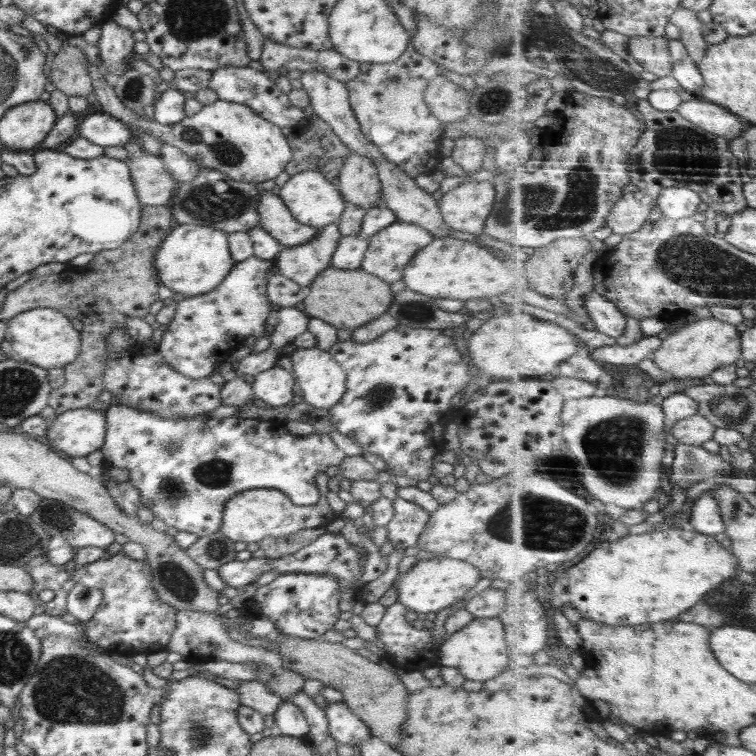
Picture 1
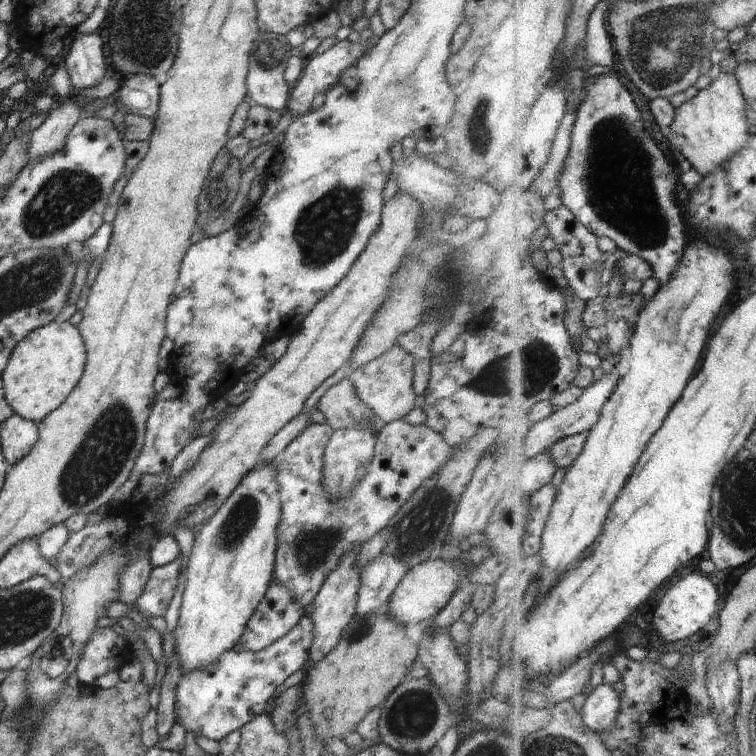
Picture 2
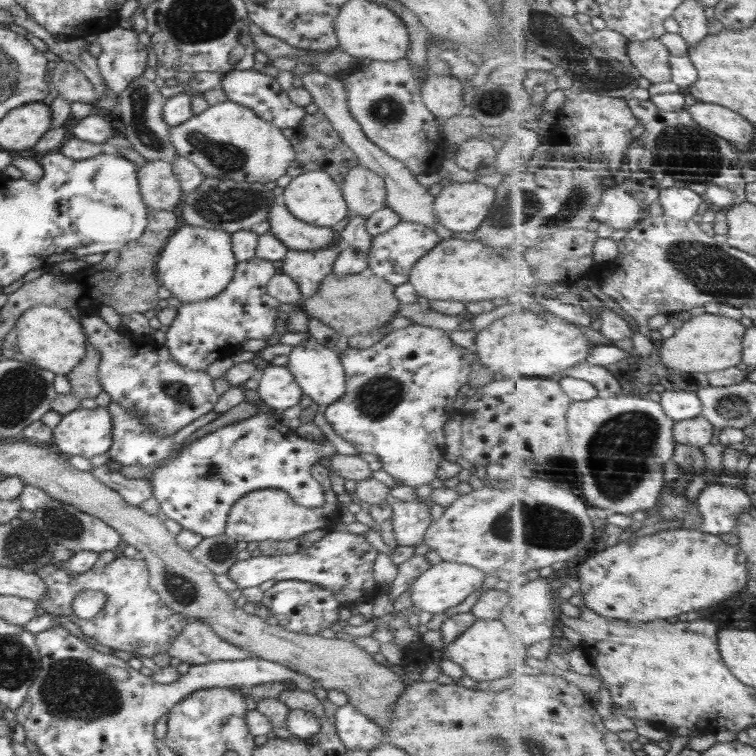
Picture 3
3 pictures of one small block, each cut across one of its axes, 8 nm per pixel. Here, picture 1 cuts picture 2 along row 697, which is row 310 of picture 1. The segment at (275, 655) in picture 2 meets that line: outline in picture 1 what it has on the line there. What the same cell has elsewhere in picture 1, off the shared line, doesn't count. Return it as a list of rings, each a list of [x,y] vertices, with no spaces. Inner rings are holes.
[[[252,256],[236,262],[216,291],[175,302],[174,318],[167,324],[168,328],[157,348],[168,365],[192,379],[208,377],[216,366],[227,360],[249,336],[256,339],[267,337],[271,329],[266,320],[273,304],[267,295],[267,277],[272,269],[273,260]]]

